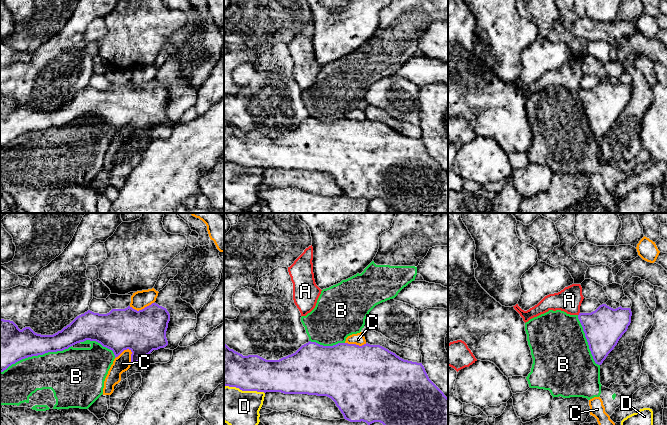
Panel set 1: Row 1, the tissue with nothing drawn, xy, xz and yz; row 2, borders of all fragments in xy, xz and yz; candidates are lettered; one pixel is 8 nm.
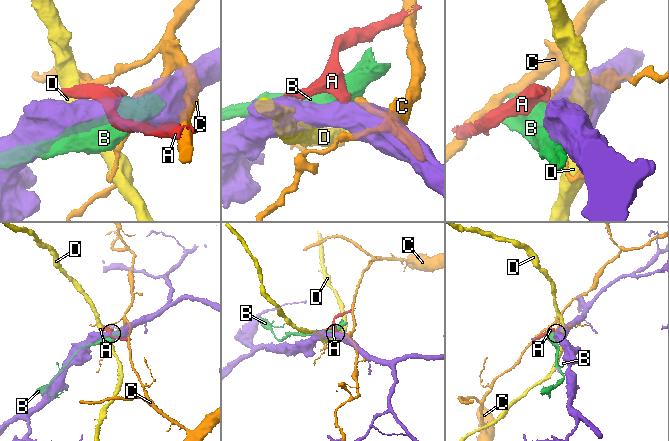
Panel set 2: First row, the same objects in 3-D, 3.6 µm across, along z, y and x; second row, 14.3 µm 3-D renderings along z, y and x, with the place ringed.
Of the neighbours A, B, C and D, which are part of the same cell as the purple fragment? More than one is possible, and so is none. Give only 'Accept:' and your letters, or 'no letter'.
Accept: no letter

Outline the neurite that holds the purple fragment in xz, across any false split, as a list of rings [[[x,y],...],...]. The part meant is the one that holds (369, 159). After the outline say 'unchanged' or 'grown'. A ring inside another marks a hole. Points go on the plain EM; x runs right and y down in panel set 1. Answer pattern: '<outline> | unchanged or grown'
[[[309,117],[302,121],[295,129],[283,133],[279,136],[266,136],[258,131],[243,132],[230,125],[224,119],[224,163],[236,163],[242,167],[257,168],[281,168],[284,170],[308,170],[317,172],[327,172],[331,174],[344,192],[350,198],[366,198],[368,201],[374,198],[382,199],[387,207],[388,213],[448,213],[448,174],[429,155],[422,139],[404,136],[395,129],[380,121],[370,121],[368,119],[359,122],[356,120],[338,119],[333,122],[323,122],[316,118]]] | unchanged

